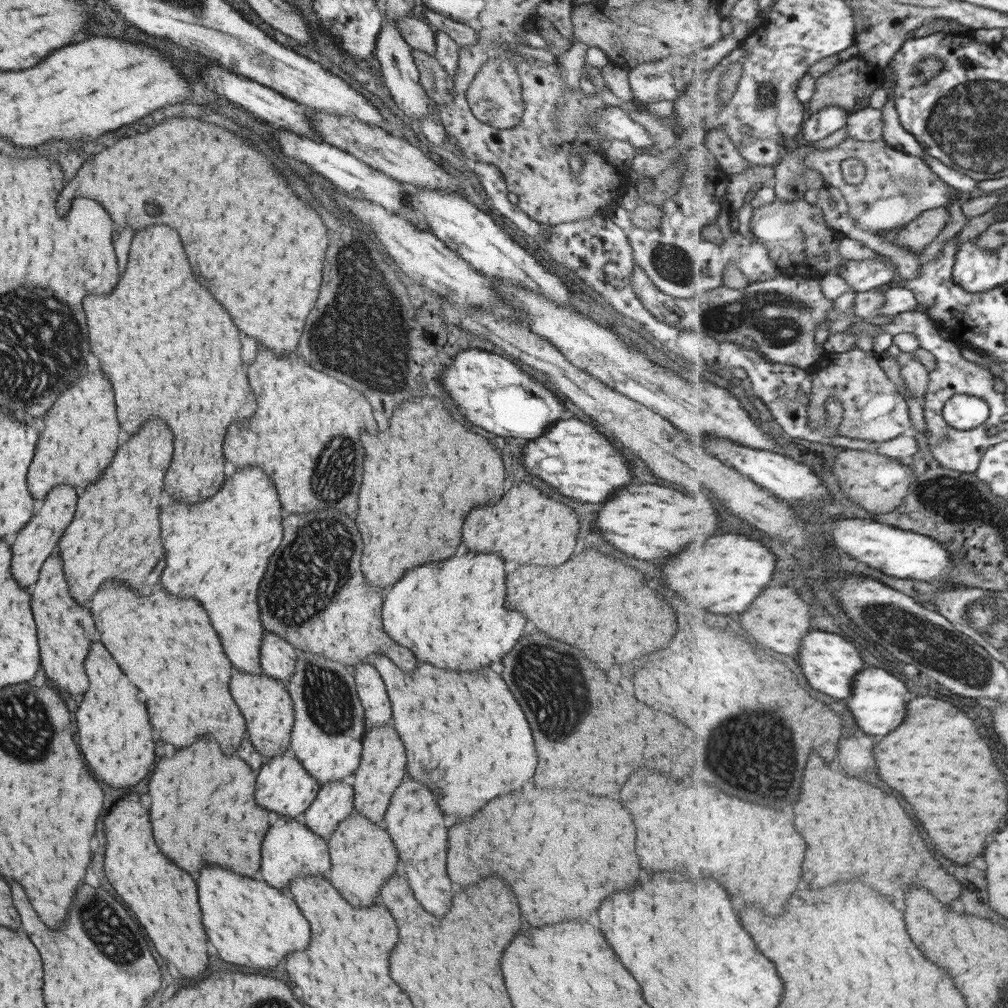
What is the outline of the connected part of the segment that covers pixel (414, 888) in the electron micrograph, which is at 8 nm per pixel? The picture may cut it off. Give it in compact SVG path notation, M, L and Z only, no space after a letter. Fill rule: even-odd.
M405 780L393 792L391 802L385 812L385 830L395 844L399 862L403 864L403 874L407 876L409 888L425 912L435 918L443 918L451 906L451 882L445 874L445 850L447 850L447 828L445 820L433 800L433 794L425 790L419 782Z

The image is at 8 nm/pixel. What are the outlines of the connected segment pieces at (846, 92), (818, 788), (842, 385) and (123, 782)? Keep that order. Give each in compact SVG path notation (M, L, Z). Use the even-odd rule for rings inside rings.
M860 55L847 61L842 61L831 72L815 80L815 92L807 107L808 114L819 112L819 110L829 105L838 106L850 112L869 107L872 92L879 88L879 82L875 80L875 76L877 76L877 70L874 70L874 65L869 64Z
M821 756L819 762L811 760L811 764L807 764L803 794L795 804L795 812L797 830L809 844L805 880L809 880L811 888L825 888L827 884L861 880L871 884L873 888L879 888L881 896L893 896L897 894L897 890L907 892L909 884L911 888L925 886L933 890L945 904L953 904L961 896L959 880L941 868L939 860L935 860L931 850L925 846L919 828L915 824L905 824L913 820L907 816L897 796L857 778L849 778L843 772L833 772L825 766ZM871 808L885 810L885 814L873 814ZM889 822L897 822L897 828L891 830Z
M858 347L844 353L827 352L813 369L813 398L824 403L830 398L838 398L843 405L843 420L838 426L840 436L885 442L901 436L913 426L905 396L878 365L875 352L862 351Z
M99 642L91 644L83 668L89 680L89 688L79 708L75 710L79 752L93 774L107 786L133 786L149 772L155 750L155 744L151 740L153 726L149 722L145 696L141 696L141 692L133 688L127 676L119 672L119 666Z

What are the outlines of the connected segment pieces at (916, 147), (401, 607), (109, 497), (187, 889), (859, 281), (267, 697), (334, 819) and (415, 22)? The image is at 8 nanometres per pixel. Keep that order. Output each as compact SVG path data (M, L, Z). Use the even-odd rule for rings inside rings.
M886 80L884 87L890 92L889 102L882 108L884 112L884 138L890 145L911 156L923 158L926 150L900 121L900 114L894 97L894 80Z
M463 554L405 572L383 600L382 629L421 662L445 670L477 670L499 662L519 640L525 618L503 608L503 564L493 554Z
M147 420L137 434L133 434L121 448L117 448L113 462L97 480L101 484L93 484L85 488L85 492L77 498L77 510L71 524L65 528L59 540L59 558L65 582L69 586L69 594L75 602L89 600L87 594L93 594L105 578L117 578L113 582L121 582L135 590L139 596L147 596L163 570L163 552L159 540L159 522L157 522L157 502L161 494L161 482L165 476L165 468L171 462L171 432L161 424L161 420Z
M137 794L117 800L103 820L105 828L105 876L123 904L135 914L155 952L177 968L187 980L199 980L207 970L205 934L199 920L195 882L189 874L173 868L155 848L147 810L141 808Z
M884 258L883 263L881 261L877 262L877 260L848 261L841 276L843 276L843 278L845 278L850 286L857 292L865 292L873 290L873 288L879 289L880 286L887 284L887 282L891 282L891 280L897 276L897 271L895 269L887 268L891 266L885 262L886 259L890 260L889 258Z
M237 672L229 680L229 692L233 696L233 702L237 704L243 720L249 742L265 760L272 756L279 756L287 750L290 745L290 732L294 720L292 700L285 689L285 684L276 678L269 678L263 674L249 674L248 672Z
M350 779L332 780L318 787L313 802L301 814L302 823L326 842L335 827L352 812Z
M409 14L402 19L395 21L394 25L402 36L402 39L411 49L430 54L431 56L435 52L435 34L418 16L413 17Z

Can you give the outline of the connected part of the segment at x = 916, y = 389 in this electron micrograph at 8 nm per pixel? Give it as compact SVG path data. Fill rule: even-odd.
M901 351L897 361L906 390L917 400L923 402L931 383L928 368L912 352Z

